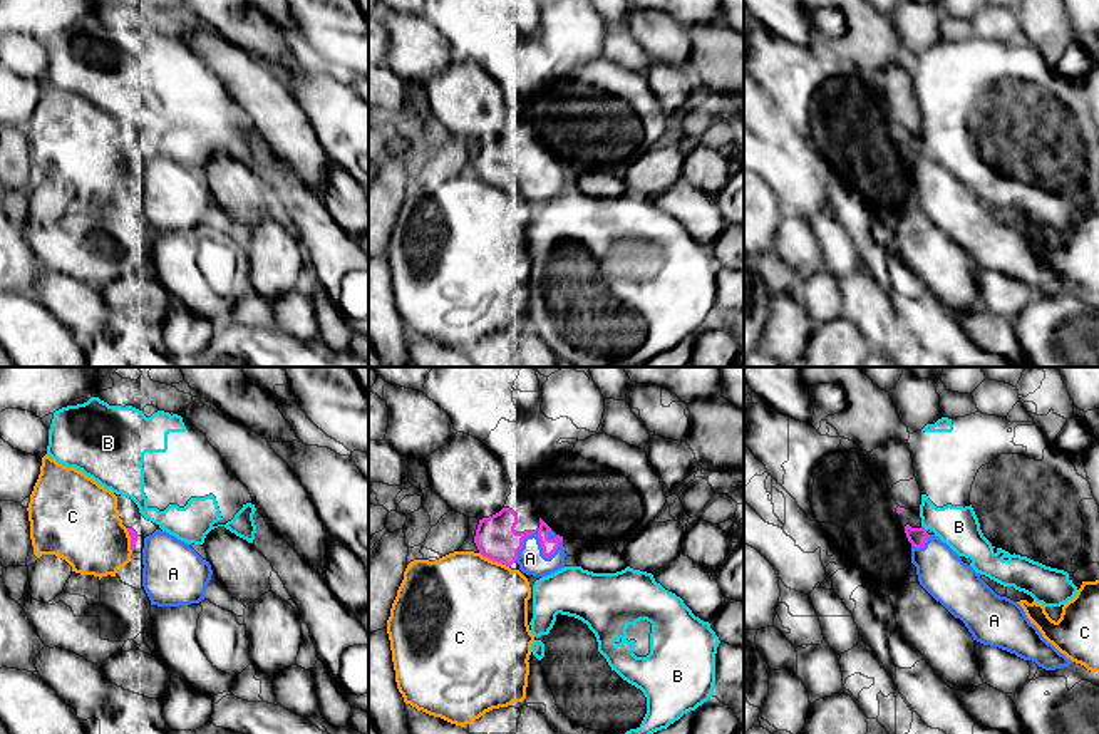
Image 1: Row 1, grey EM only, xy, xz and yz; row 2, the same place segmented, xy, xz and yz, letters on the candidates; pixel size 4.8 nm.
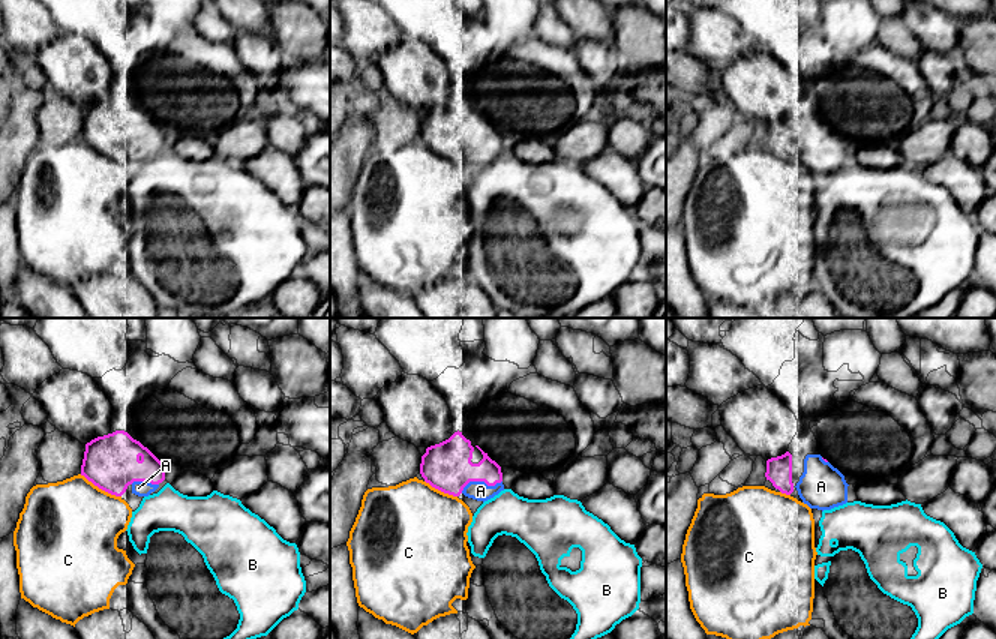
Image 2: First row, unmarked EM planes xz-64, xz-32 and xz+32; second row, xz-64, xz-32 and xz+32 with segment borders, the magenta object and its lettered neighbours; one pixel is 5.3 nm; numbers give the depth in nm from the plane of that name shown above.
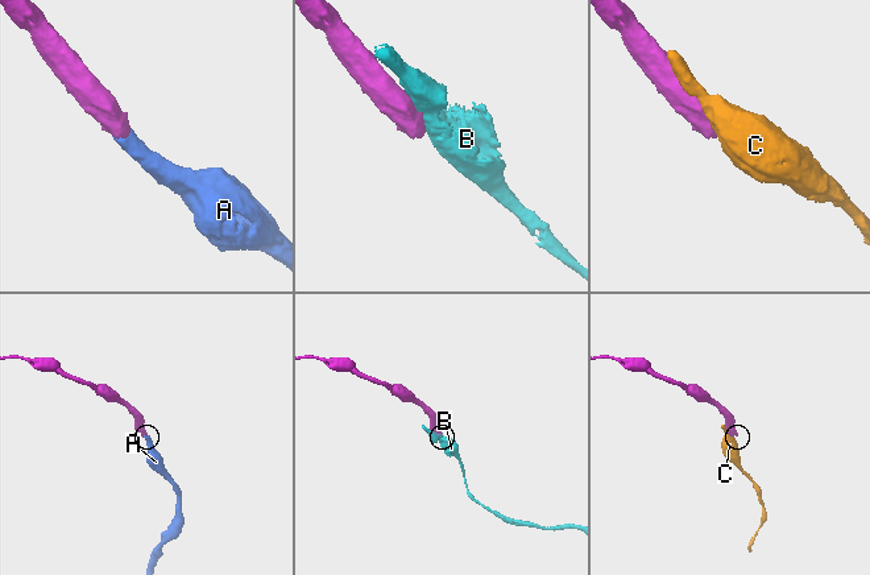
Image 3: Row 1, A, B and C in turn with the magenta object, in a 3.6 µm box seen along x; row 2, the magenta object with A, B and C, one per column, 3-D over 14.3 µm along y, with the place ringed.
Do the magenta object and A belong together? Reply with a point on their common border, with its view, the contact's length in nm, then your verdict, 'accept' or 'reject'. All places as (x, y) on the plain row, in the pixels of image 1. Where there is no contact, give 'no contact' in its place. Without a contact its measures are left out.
xz (541, 170) | 160 nm | accept

